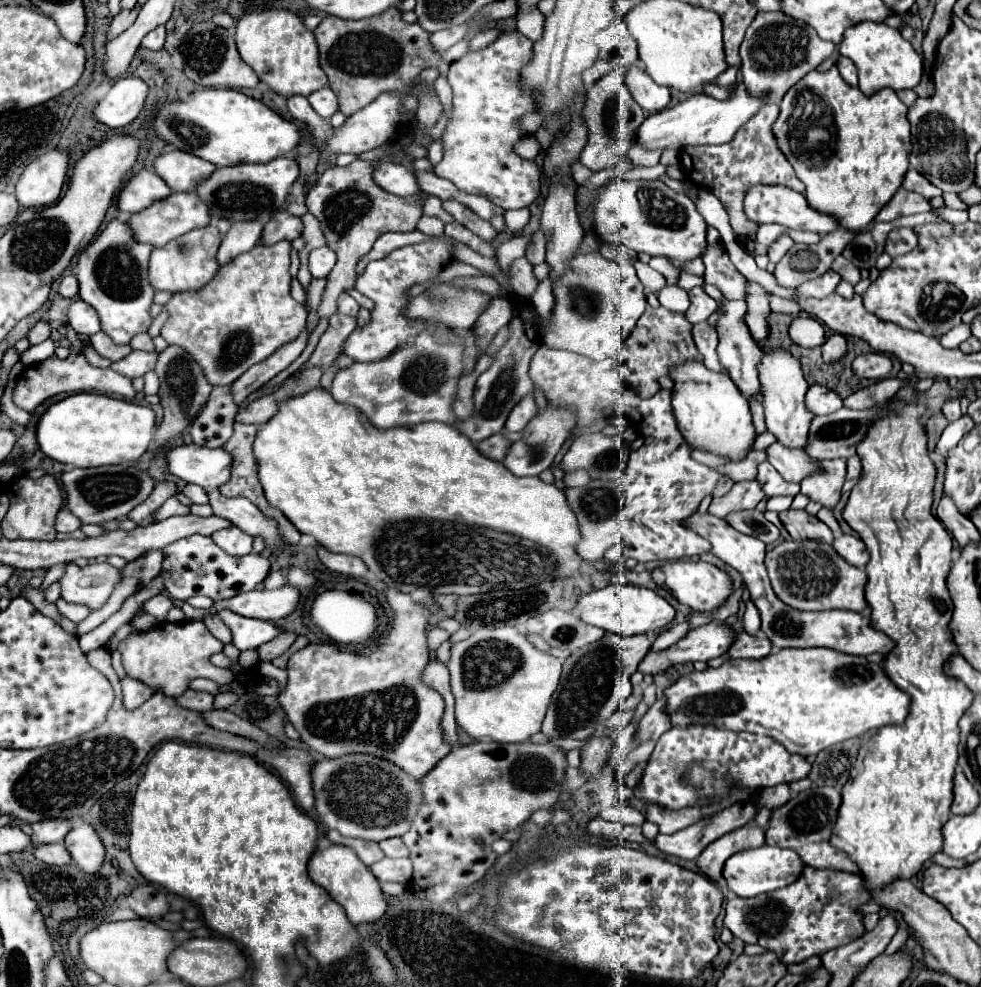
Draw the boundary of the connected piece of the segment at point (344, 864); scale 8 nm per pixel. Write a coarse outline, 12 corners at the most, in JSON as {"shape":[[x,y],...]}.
{"shape":[[344,845],[318,847],[308,875],[354,925],[386,911],[378,879]]}

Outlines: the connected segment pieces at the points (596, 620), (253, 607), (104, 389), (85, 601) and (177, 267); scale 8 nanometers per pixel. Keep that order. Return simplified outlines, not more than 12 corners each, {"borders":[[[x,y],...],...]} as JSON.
{"borders":[[[652,589],[580,595],[584,623],[624,637],[656,633],[674,607]],[[292,585],[254,589],[218,601],[244,617],[280,621],[296,611]],[[84,355],[26,367],[14,403],[32,413],[58,393],[134,399],[132,379]],[[68,563],[58,583],[64,601],[98,611],[122,571],[108,563]],[[212,225],[160,249],[148,263],[154,291],[202,289],[222,241]]]}

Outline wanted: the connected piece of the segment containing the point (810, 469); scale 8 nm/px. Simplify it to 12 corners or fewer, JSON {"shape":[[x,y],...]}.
{"shape":[[780,443],[768,461],[790,483],[818,469],[818,459]]}

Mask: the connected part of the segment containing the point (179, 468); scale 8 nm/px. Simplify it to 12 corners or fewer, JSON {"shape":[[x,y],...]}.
{"shape":[[178,445],[168,471],[204,489],[230,479],[224,449]]}

